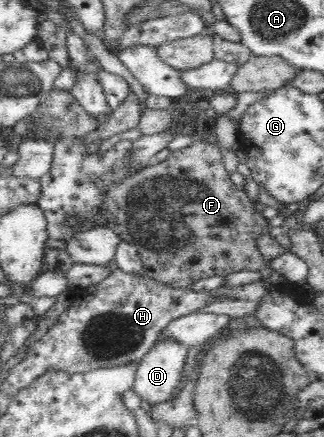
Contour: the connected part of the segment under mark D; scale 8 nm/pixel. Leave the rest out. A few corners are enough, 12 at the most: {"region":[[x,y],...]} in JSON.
{"region":[[171,338],[138,363],[132,390],[151,404],[180,387],[189,346]]}

